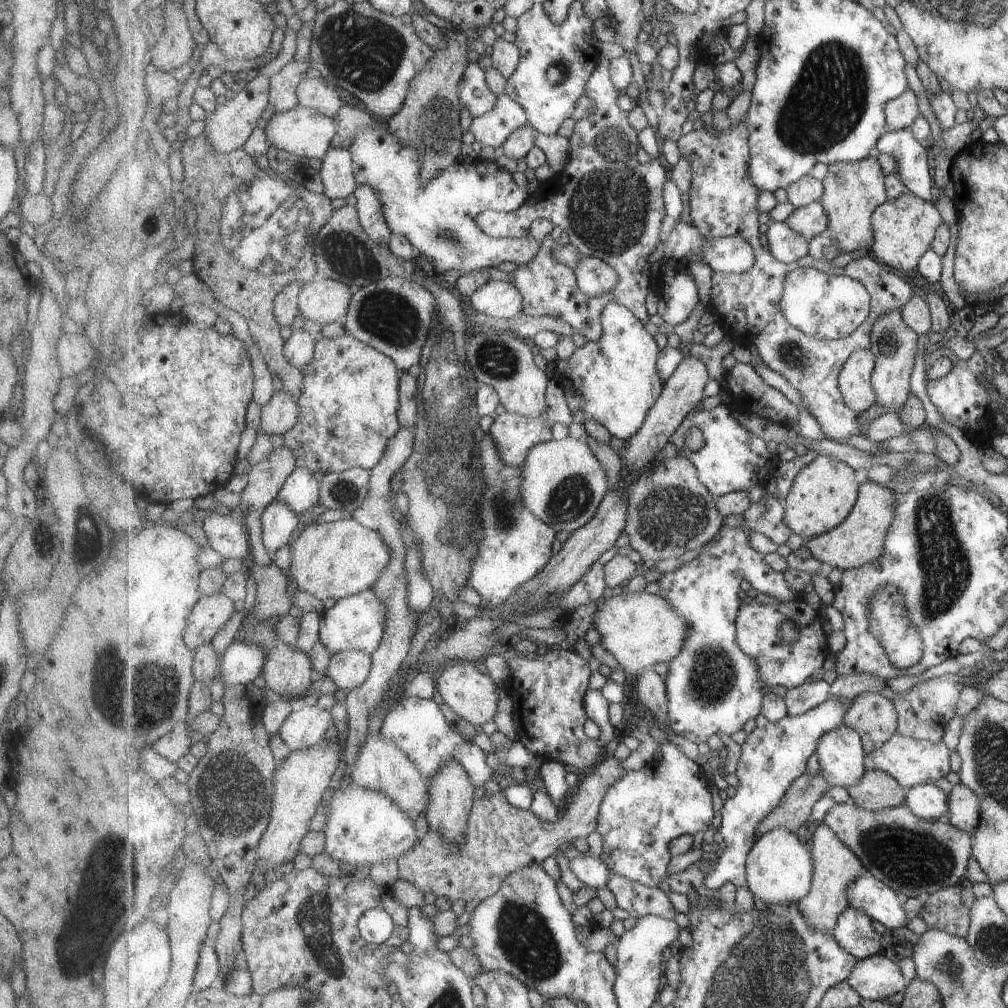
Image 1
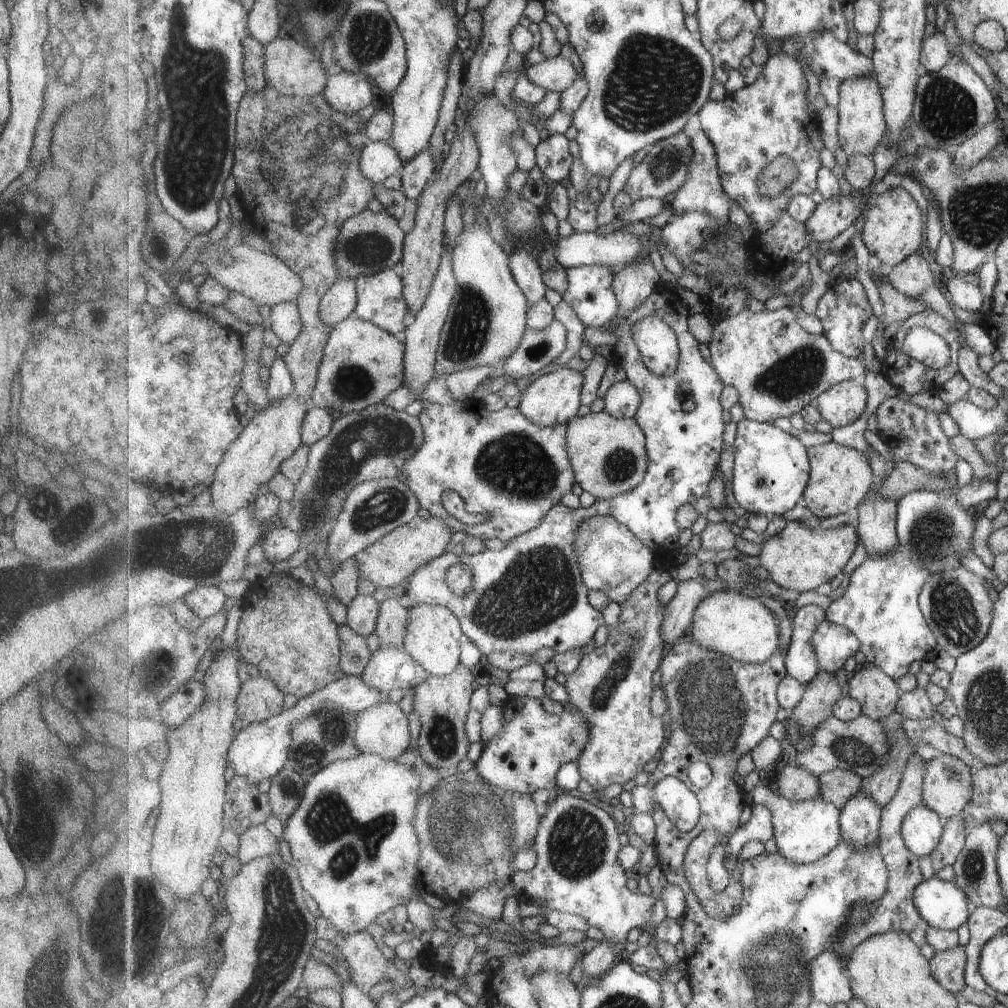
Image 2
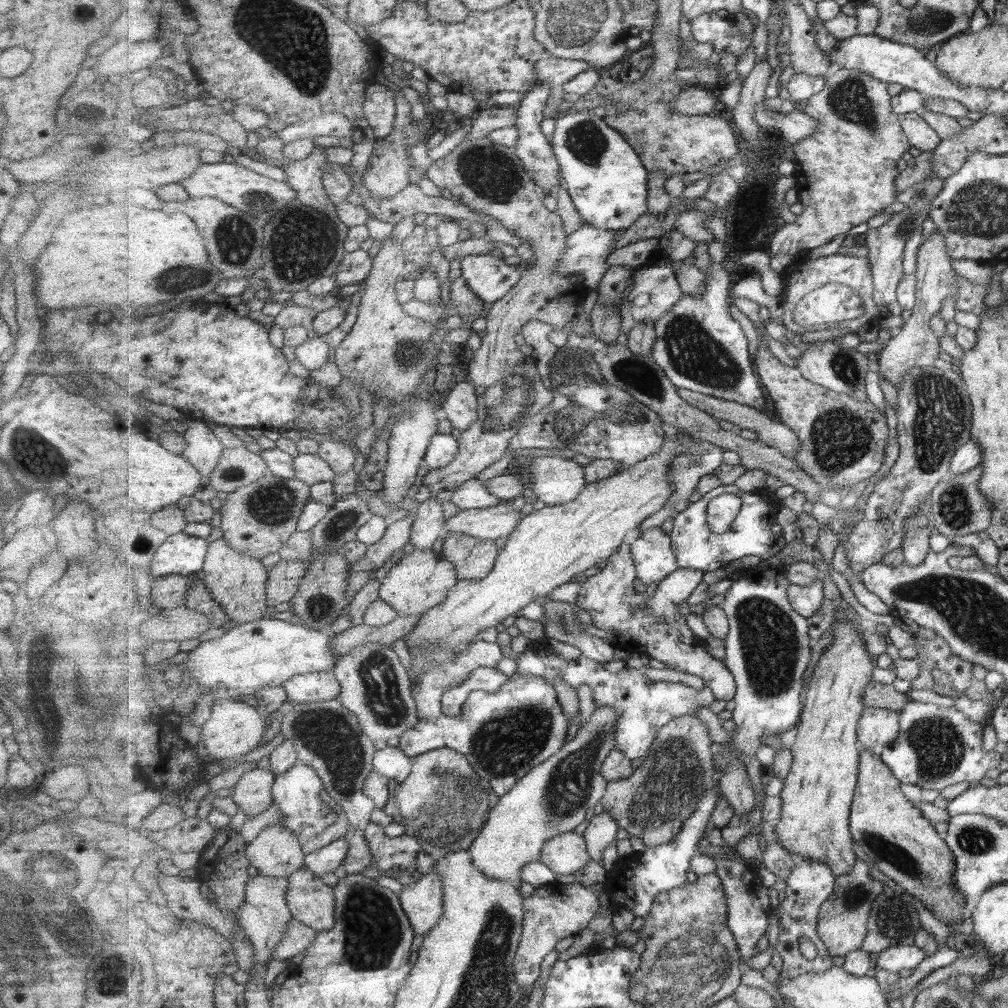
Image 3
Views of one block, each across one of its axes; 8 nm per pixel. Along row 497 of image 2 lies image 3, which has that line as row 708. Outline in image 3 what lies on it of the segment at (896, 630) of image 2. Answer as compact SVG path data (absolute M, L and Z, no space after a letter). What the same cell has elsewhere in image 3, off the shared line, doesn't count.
M911 700L900 713L900 721L901 734L879 755L902 783L943 790L959 782L980 781L1001 762L1001 753L983 750L984 723L969 718L955 706L945 708Z

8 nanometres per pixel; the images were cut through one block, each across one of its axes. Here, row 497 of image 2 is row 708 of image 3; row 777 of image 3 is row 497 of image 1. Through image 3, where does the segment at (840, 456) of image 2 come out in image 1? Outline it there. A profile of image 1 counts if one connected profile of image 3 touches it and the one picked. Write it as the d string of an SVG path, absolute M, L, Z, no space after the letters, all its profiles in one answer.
M819 455L801 470L789 496L782 500L786 506L785 524L805 541L835 530L852 513L862 481L861 473L849 464L835 457Z

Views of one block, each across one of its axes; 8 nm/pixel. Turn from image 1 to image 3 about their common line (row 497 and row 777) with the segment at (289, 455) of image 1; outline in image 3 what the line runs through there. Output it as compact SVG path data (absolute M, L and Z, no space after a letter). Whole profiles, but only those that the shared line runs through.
M257 766L246 772L233 786L232 800L243 810L247 818L265 812L273 800L273 787L277 780L275 771Z

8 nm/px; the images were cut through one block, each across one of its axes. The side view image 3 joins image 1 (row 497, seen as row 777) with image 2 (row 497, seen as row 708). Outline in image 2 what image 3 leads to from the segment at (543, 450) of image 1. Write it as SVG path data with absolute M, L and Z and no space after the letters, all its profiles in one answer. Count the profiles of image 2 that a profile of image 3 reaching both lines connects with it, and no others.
M607 411L589 413L568 422L568 455L576 472L576 482L596 500L608 501L636 488L644 480L648 469L647 437L640 424L633 419L617 418Z

